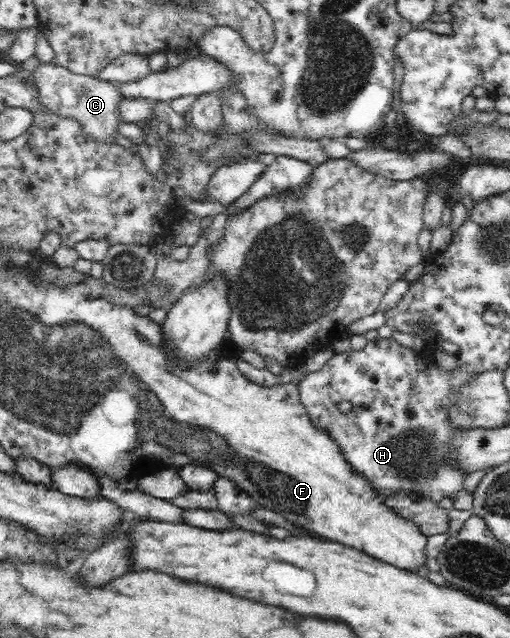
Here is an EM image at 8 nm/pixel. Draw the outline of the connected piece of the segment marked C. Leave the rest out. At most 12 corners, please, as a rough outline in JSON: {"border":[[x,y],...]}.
{"border":[[55,62],[31,73],[40,101],[100,141],[117,133],[111,82]]}

